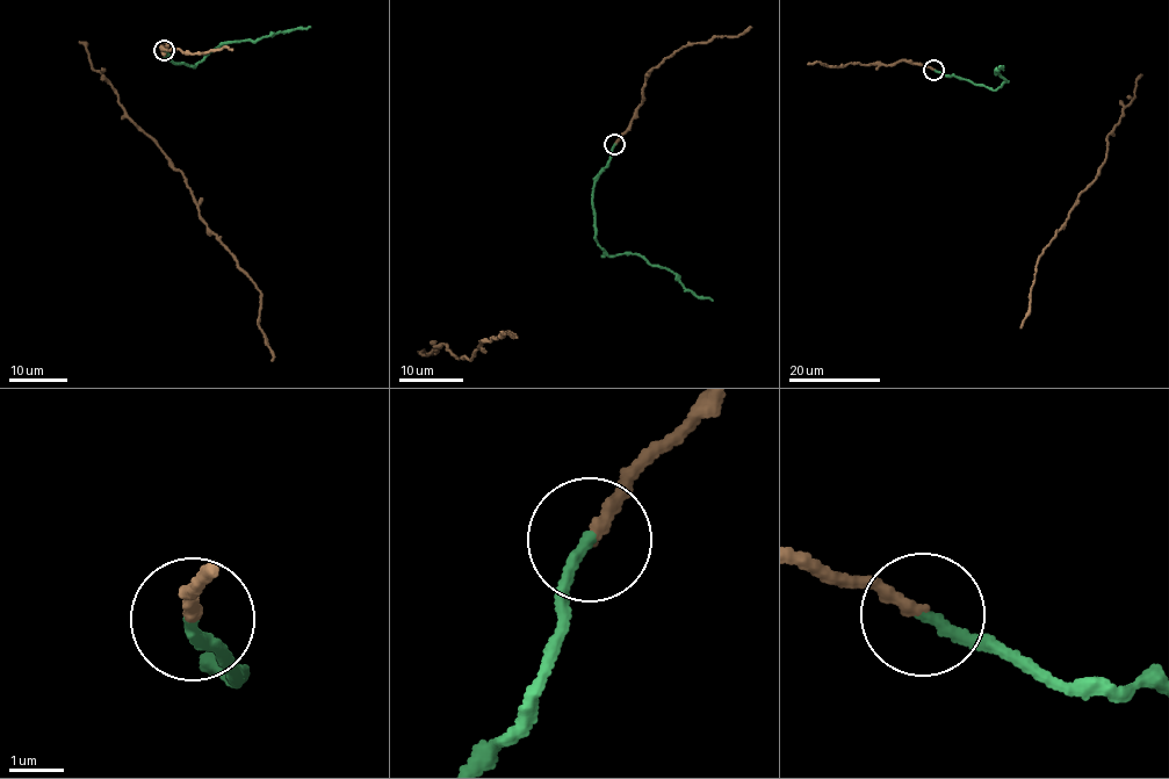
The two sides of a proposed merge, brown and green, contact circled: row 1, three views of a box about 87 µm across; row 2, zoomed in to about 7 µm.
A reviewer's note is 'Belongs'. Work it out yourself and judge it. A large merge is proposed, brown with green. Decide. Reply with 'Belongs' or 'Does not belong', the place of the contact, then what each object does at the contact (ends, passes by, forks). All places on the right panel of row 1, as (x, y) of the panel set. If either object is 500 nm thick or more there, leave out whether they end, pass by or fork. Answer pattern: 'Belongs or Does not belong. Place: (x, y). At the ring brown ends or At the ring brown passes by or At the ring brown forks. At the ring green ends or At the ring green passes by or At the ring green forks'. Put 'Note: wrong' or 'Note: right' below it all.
Does not belong. Place: (933, 70). At the ring brown ends. At the ring green ends
Note: wrong

